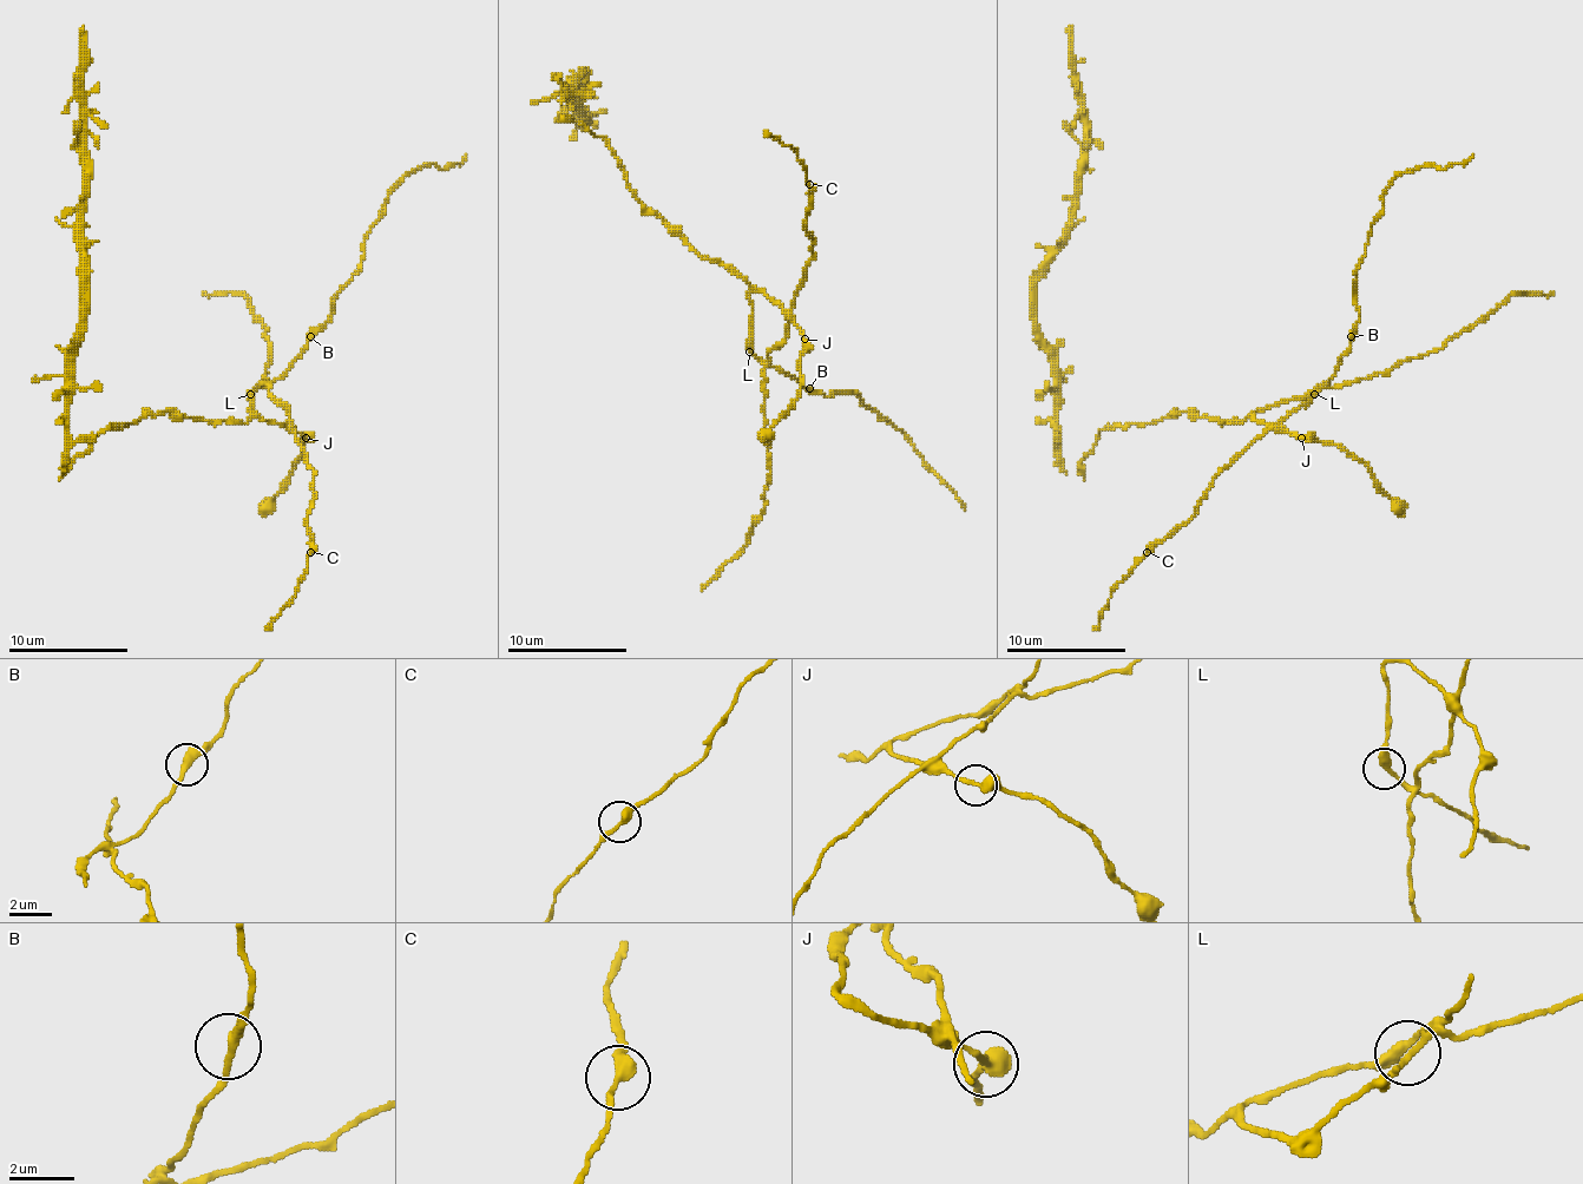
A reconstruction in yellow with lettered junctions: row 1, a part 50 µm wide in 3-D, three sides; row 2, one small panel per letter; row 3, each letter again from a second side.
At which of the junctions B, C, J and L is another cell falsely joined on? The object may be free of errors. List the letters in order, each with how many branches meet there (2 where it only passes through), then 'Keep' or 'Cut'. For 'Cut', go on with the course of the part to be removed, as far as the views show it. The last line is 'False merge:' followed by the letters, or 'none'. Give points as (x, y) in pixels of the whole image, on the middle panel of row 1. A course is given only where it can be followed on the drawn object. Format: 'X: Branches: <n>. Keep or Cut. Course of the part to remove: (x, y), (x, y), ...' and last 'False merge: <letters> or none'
B: Branches: 2. Keep
C: Branches: 2. Keep
J: Branches: 3. Keep
L: Branches: 2. Keep
False merge: none

